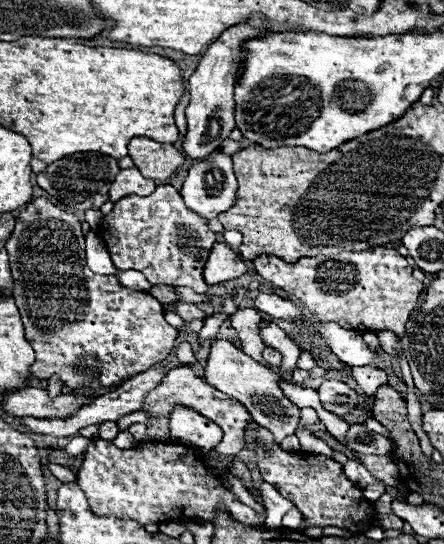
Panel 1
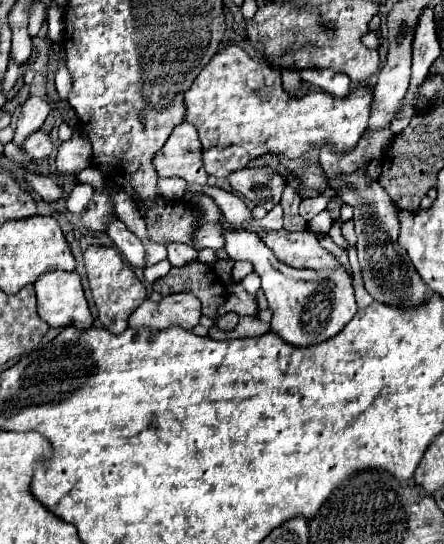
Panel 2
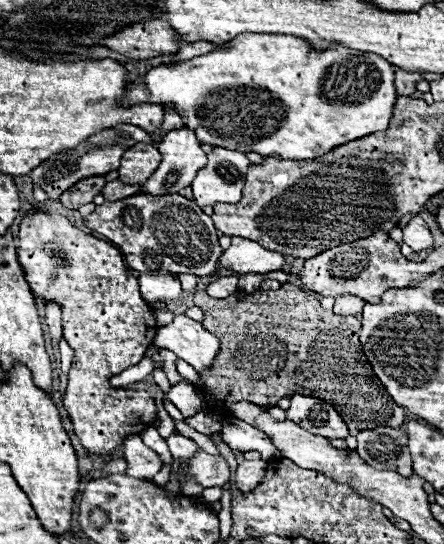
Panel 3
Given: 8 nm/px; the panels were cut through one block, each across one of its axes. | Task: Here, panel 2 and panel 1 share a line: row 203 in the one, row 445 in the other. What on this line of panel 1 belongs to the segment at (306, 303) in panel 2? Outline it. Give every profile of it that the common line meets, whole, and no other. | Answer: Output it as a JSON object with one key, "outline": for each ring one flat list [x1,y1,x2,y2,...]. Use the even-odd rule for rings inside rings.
{"outline":[[174,406,170,412,170,436,186,446,200,448,204,452,212,450,222,440,222,430,218,424,208,420,186,406]]}

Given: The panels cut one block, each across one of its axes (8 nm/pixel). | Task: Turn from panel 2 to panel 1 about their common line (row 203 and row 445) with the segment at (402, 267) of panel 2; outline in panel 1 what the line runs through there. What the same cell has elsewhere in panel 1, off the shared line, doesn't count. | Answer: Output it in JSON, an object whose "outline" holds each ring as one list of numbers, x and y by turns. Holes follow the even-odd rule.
{"outline":[[362,424,350,426,350,430,344,438,344,446,348,446,350,450,354,450,358,454,390,454,394,448,386,436,372,432]]}

